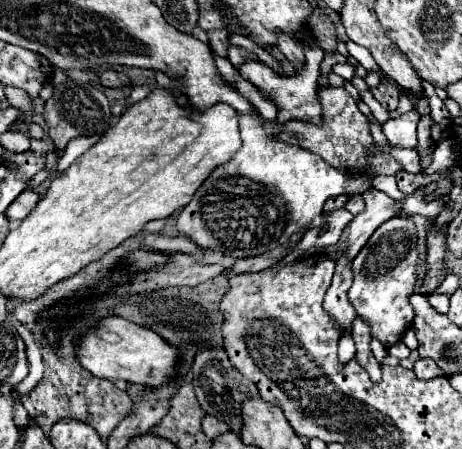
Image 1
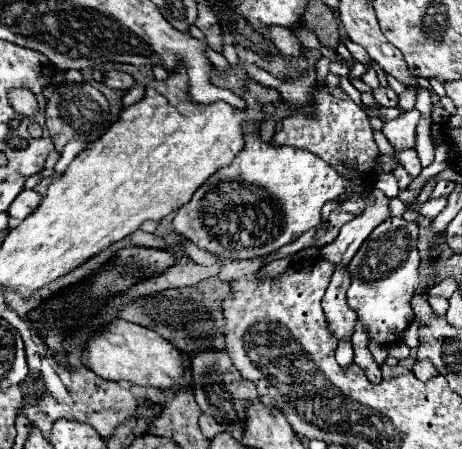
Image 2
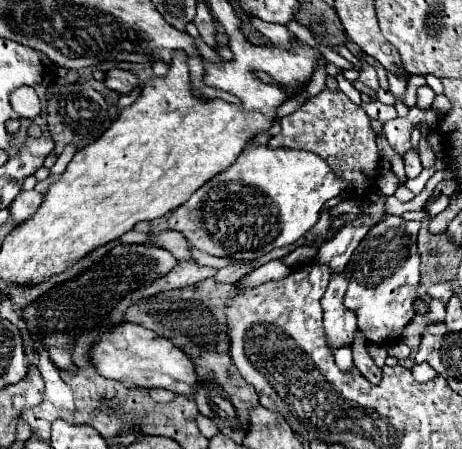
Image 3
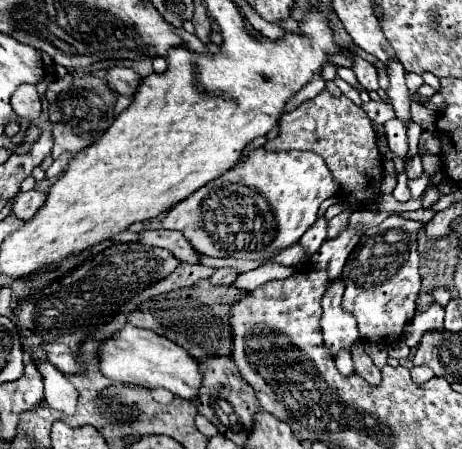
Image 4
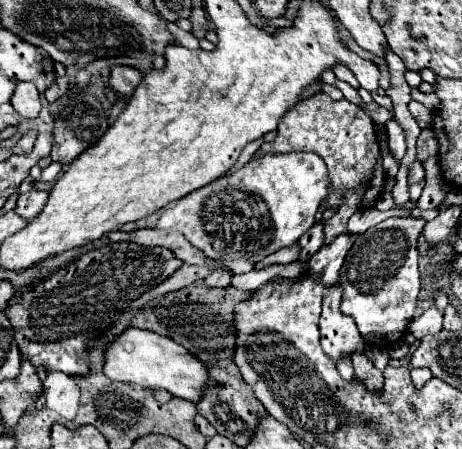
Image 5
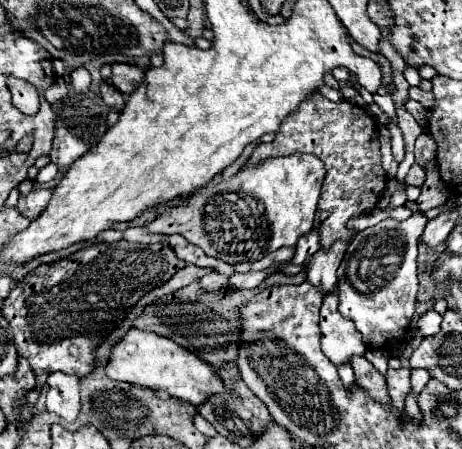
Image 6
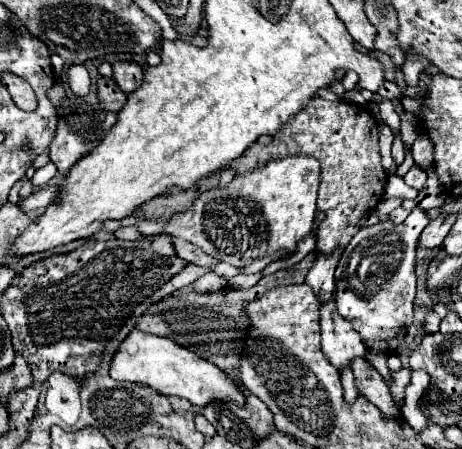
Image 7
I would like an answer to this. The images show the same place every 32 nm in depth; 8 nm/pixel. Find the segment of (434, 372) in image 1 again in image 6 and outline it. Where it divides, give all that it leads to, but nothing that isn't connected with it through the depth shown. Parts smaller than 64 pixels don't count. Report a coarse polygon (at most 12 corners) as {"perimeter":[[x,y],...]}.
{"perimeter":[[412,370],[412,392],[420,392],[428,380],[428,370]]}

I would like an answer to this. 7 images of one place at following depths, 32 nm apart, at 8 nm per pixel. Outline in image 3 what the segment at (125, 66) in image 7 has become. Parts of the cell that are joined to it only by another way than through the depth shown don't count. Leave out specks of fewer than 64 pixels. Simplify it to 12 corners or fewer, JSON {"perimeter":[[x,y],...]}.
{"perimeter":[[114,68],[104,84],[120,94],[130,94],[138,86],[132,72]]}

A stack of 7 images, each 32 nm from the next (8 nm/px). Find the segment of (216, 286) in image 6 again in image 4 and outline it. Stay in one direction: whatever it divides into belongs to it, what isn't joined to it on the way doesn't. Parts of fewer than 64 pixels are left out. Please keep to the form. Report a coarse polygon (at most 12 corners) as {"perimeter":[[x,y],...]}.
{"perimeter":[[218,268],[212,284],[234,284],[240,272],[234,268]]}

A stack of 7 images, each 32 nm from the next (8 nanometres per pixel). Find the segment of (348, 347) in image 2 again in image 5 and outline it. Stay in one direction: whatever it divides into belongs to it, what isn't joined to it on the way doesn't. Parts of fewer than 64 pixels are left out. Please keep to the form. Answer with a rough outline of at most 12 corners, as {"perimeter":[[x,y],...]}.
{"perimeter":[[342,356],[336,362],[338,372],[344,380],[354,378],[352,360]]}

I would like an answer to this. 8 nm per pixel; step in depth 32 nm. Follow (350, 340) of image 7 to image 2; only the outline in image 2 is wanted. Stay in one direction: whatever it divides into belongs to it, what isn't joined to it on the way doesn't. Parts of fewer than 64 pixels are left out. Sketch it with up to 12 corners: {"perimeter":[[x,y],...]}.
{"perimeter":[[336,266],[322,300],[336,340],[348,340],[358,318],[346,302],[350,274]]}

